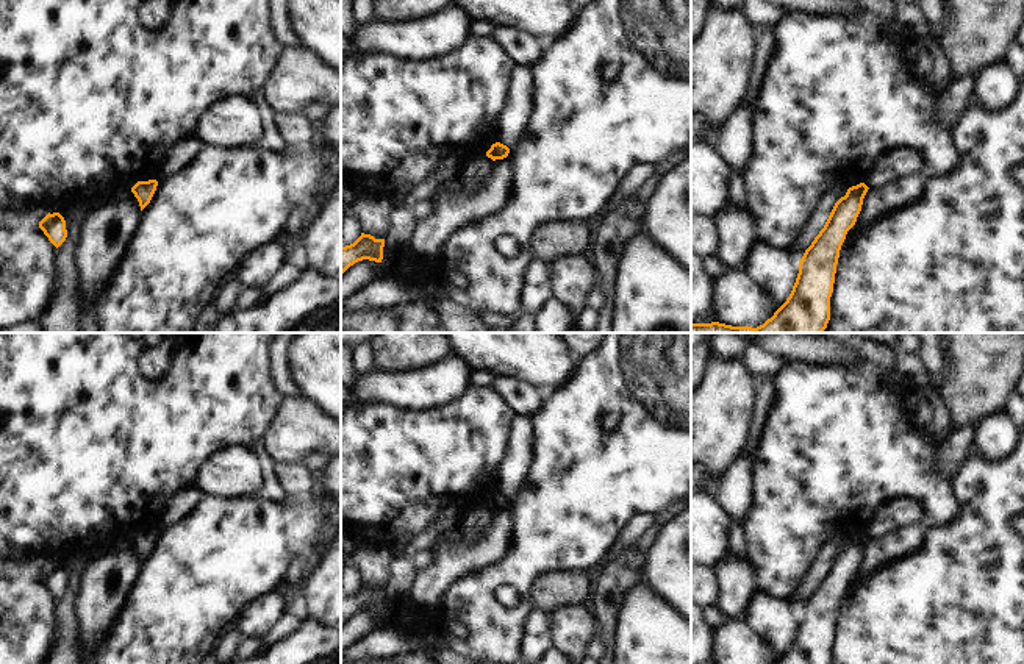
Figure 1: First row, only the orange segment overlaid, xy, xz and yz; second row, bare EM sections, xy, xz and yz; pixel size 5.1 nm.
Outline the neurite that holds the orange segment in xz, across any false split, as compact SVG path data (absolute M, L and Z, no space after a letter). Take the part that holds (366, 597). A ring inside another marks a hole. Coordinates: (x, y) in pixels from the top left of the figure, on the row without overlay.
M371 584L361 586L350 595L341 597L341 625L355 612L369 609L381 612L385 589L375 589Z

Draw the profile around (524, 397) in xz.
M497 375L492 387L505 398L514 412L532 416L542 403L546 392L522 378Z

